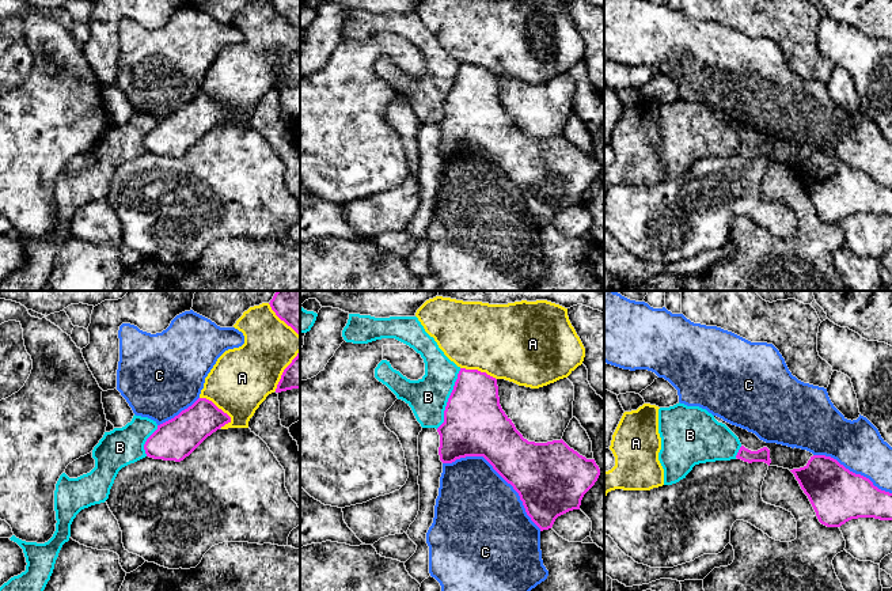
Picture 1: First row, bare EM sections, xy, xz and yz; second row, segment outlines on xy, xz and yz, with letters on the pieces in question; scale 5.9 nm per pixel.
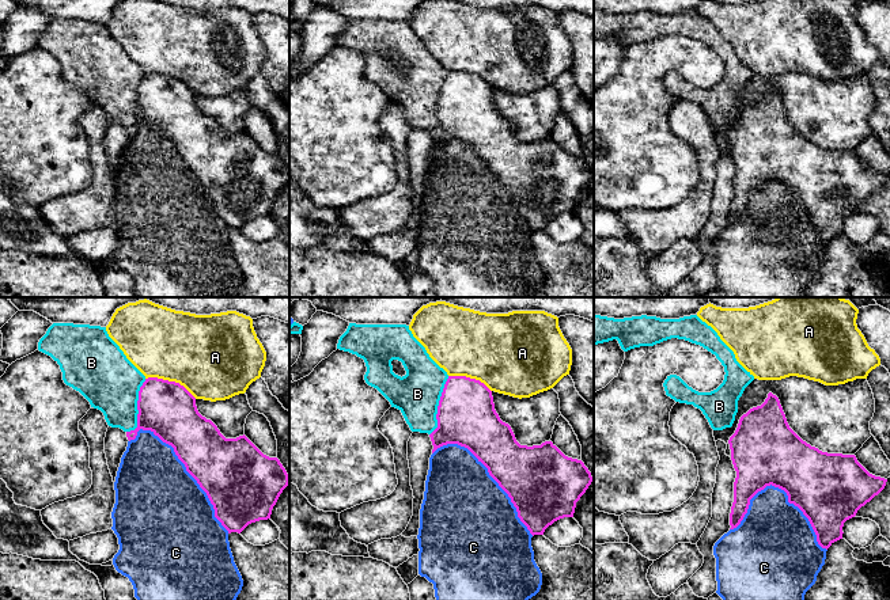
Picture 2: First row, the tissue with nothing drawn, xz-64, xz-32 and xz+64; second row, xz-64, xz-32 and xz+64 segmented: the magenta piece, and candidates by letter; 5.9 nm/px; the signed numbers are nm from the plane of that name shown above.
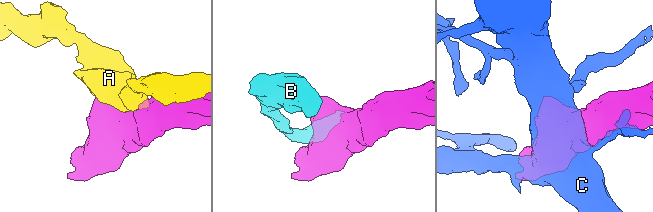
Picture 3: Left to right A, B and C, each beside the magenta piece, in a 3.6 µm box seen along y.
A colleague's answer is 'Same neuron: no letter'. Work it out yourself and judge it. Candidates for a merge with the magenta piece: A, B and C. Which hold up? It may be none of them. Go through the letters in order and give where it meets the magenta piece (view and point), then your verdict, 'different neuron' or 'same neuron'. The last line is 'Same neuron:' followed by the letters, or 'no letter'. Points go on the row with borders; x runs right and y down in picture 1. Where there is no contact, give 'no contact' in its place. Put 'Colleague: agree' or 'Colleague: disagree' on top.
Colleague: agree
A: contact xy (216, 406); different neuron
B: contact xz (448, 398); different neuron
C: contact xz (500, 474); different neuron
Same neuron: no letter

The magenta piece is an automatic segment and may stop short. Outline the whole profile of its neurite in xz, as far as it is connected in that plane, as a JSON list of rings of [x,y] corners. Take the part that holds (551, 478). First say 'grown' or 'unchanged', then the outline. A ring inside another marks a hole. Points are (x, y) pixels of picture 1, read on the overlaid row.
unchanged; [[[460,368],[444,410],[439,455],[443,463],[483,456],[519,493],[527,515],[549,530],[555,519],[580,509],[600,469],[562,439],[528,442],[500,405],[497,379]]]

